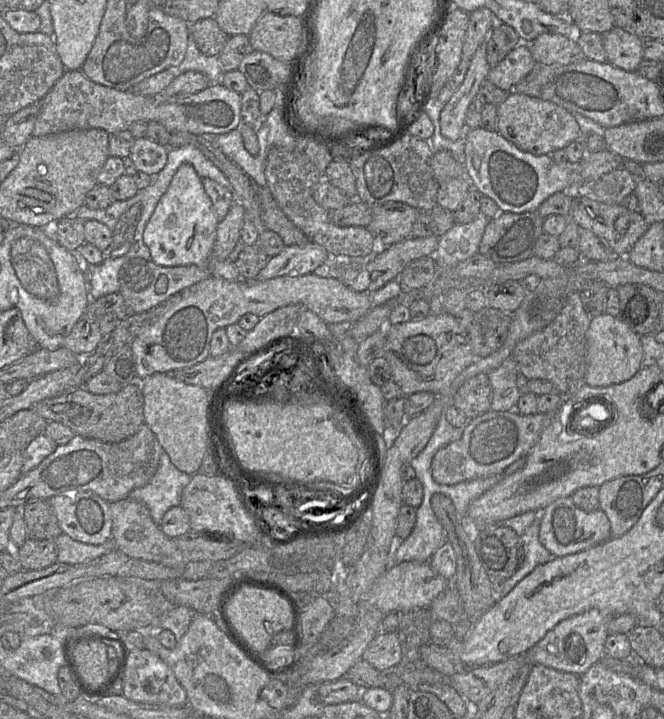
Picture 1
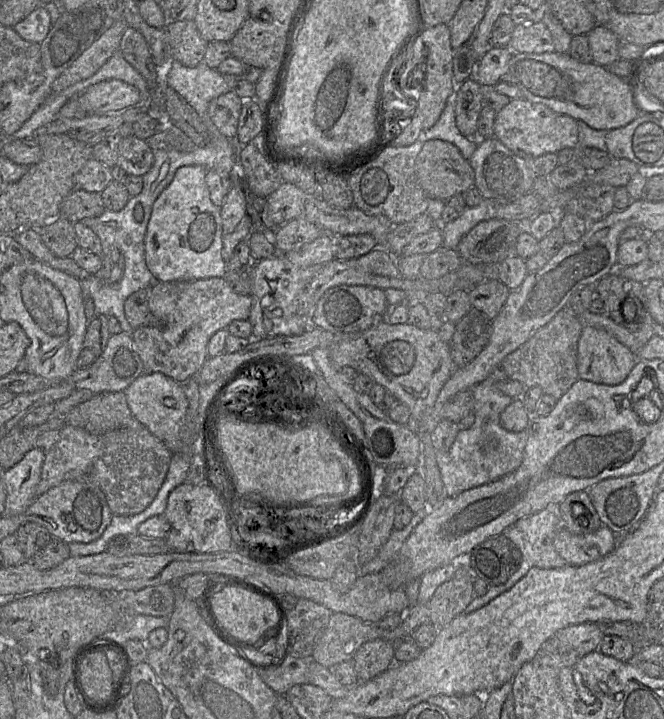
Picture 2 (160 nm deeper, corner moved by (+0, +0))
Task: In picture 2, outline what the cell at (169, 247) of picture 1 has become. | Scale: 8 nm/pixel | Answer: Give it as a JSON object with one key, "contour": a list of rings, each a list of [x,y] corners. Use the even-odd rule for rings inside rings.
{"contour":[[[185,165],[178,168],[171,183],[162,191],[162,193],[154,202],[151,217],[147,226],[144,243],[146,264],[148,269],[156,278],[156,281],[194,281],[212,277],[224,277],[226,274],[227,262],[222,257],[224,233],[222,228],[221,207],[216,206],[211,201],[209,189],[206,184],[207,172],[208,170],[200,165]]]}

